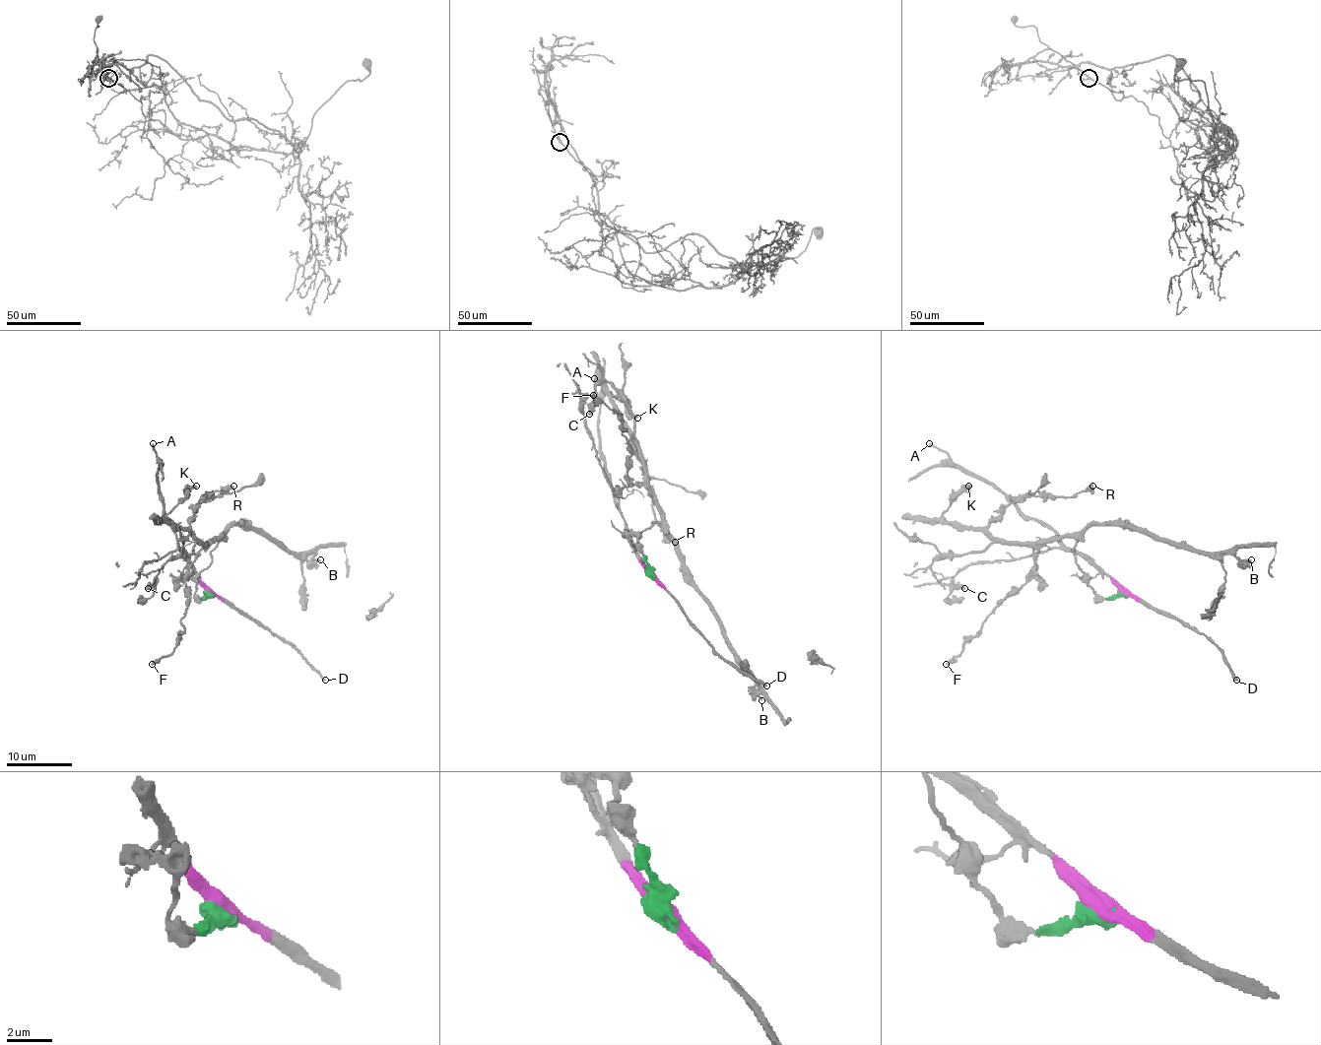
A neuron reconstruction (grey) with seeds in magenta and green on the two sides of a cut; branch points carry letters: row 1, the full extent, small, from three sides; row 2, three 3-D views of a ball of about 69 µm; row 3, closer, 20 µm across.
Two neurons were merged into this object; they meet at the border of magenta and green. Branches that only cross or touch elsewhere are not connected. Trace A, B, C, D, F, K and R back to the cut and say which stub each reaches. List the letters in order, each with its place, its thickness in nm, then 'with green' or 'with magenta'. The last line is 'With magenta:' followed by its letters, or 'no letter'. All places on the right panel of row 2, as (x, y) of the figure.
A: (929, 443) | 240 nm | with magenta
B: (1251, 559) | 180 nm | with green
C: (964, 588) | 440 nm | with green
D: (1236, 680) | 280 nm | with magenta
F: (946, 664) | 300 nm | with green
K: (968, 486) | 400 nm | with green
R: (1092, 486) | 440 nm | with green
With magenta: A, D

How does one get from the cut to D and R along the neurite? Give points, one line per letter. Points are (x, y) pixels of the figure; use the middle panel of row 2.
D: (650, 573), (674, 598), (687, 620), (716, 652), (738, 670), (766, 685)
R: (650, 573), (635, 546), (652, 522), (662, 524), (660, 506), (632, 437), (654, 517), (675, 542)

